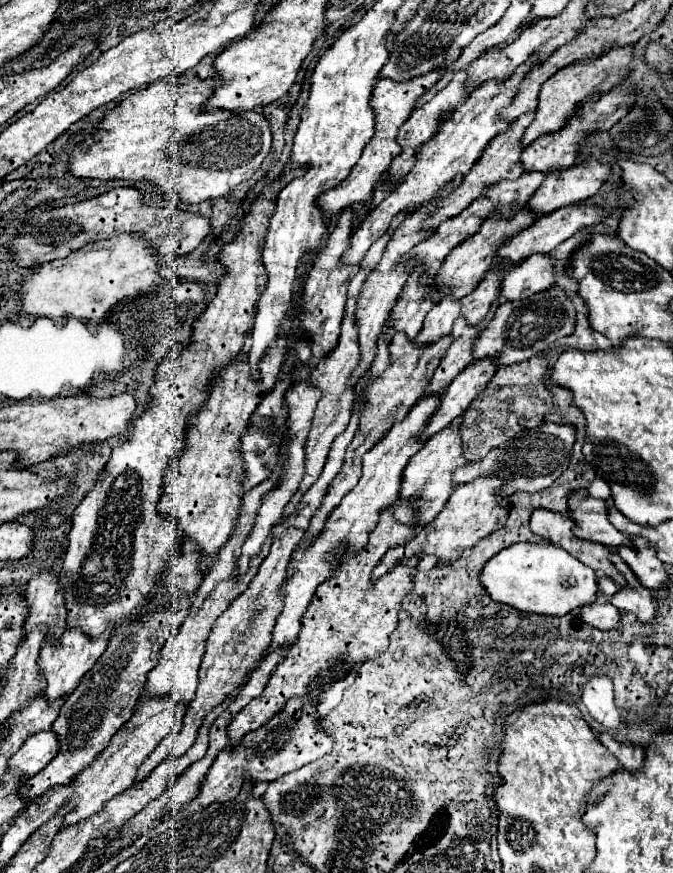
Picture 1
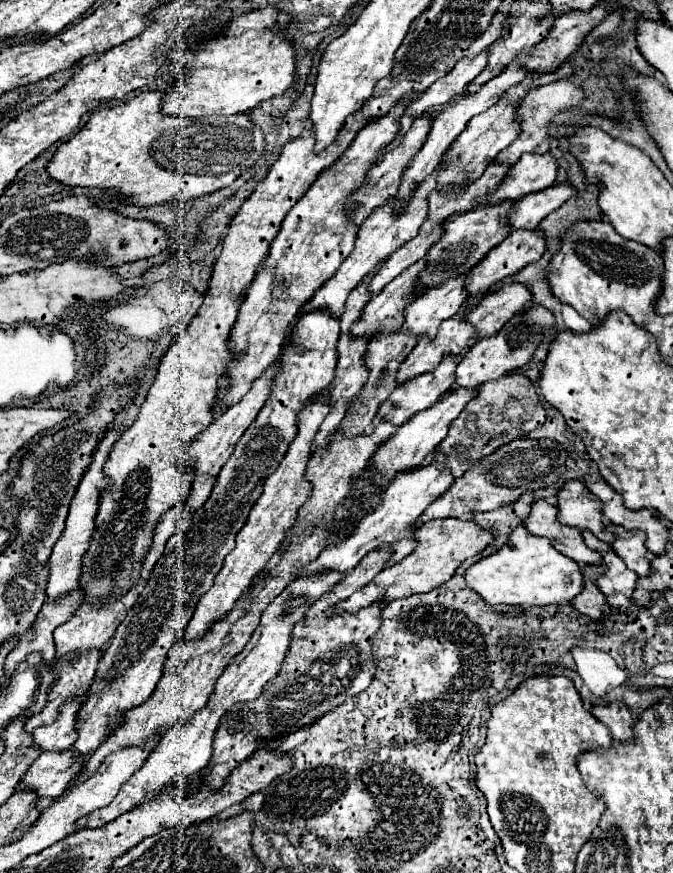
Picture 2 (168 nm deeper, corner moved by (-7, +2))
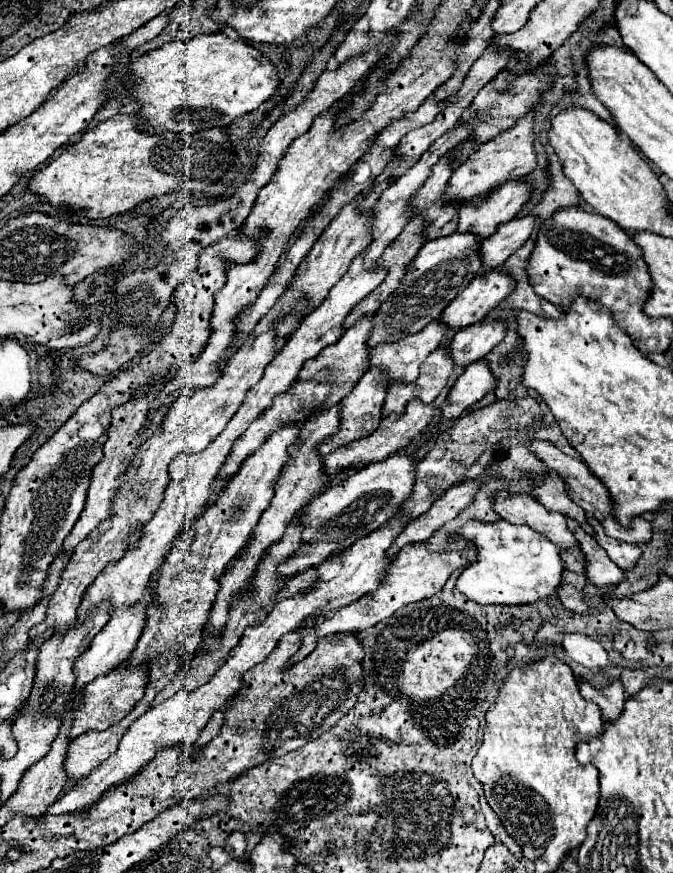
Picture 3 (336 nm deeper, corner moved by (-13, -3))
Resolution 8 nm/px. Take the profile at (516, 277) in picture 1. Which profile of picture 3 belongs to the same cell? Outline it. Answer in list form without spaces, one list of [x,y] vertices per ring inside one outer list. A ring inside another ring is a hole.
[[[483,320],[467,328],[461,328],[453,342],[447,346],[453,354],[453,362],[469,366],[475,360],[485,358],[507,334],[507,320]]]

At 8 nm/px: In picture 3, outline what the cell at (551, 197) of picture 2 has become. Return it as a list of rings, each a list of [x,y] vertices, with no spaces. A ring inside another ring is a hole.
[[[531,214],[519,216],[519,218],[513,218],[501,224],[495,234],[485,238],[481,246],[483,250],[483,270],[481,272],[503,266],[503,262],[529,240],[535,222],[537,218]]]

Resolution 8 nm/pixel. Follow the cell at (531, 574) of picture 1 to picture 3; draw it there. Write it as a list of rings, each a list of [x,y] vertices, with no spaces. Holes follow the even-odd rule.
[[[497,520],[493,524],[467,522],[461,534],[475,542],[479,548],[477,562],[467,566],[459,580],[457,590],[477,604],[531,604],[557,596],[557,588],[563,584],[563,558],[561,550],[529,526],[517,526],[507,520]]]

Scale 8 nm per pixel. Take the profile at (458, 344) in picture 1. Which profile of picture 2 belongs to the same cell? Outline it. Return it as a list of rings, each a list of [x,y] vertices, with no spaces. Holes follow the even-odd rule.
[[[445,355],[443,361],[437,365],[435,371],[425,373],[425,375],[419,375],[419,377],[413,377],[413,379],[409,379],[407,383],[399,385],[399,387],[379,405],[377,417],[375,417],[373,423],[365,429],[365,435],[369,435],[381,421],[389,421],[389,423],[393,423],[393,425],[403,425],[403,423],[409,421],[415,413],[433,407],[433,405],[449,391],[449,387],[453,385],[453,381],[455,381],[455,375],[453,375],[453,373],[455,373],[455,367],[457,367],[455,359],[449,357],[449,355]]]

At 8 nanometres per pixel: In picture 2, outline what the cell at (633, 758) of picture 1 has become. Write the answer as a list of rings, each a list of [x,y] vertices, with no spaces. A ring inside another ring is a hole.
[[[613,701],[609,705],[593,705],[591,713],[609,727],[611,737],[615,741],[627,743],[633,739],[633,715],[621,701]]]

